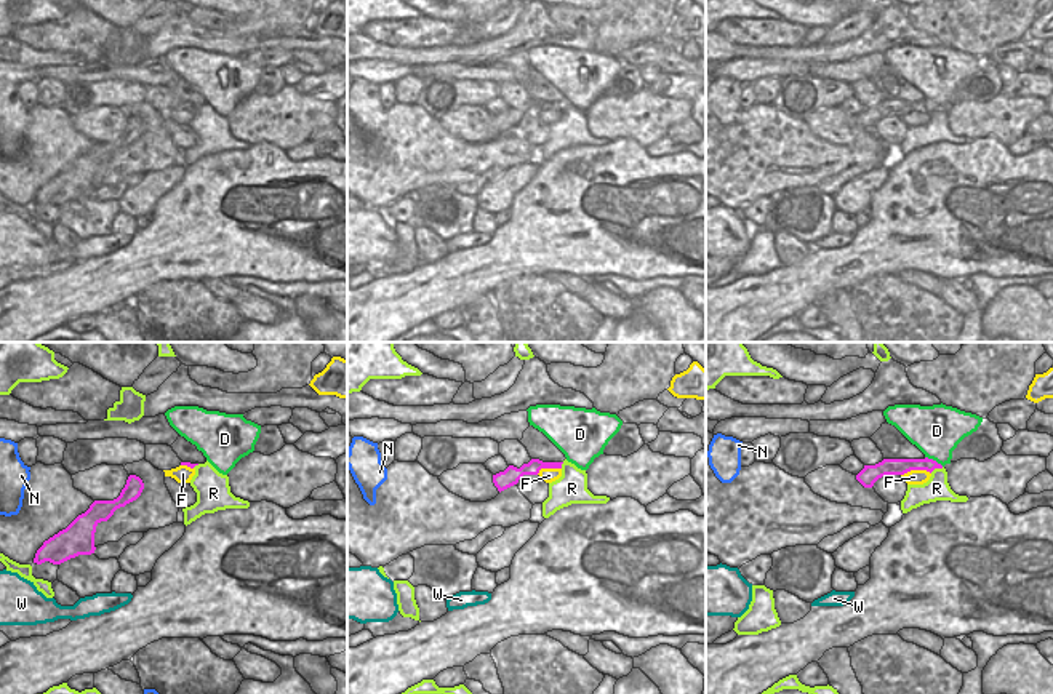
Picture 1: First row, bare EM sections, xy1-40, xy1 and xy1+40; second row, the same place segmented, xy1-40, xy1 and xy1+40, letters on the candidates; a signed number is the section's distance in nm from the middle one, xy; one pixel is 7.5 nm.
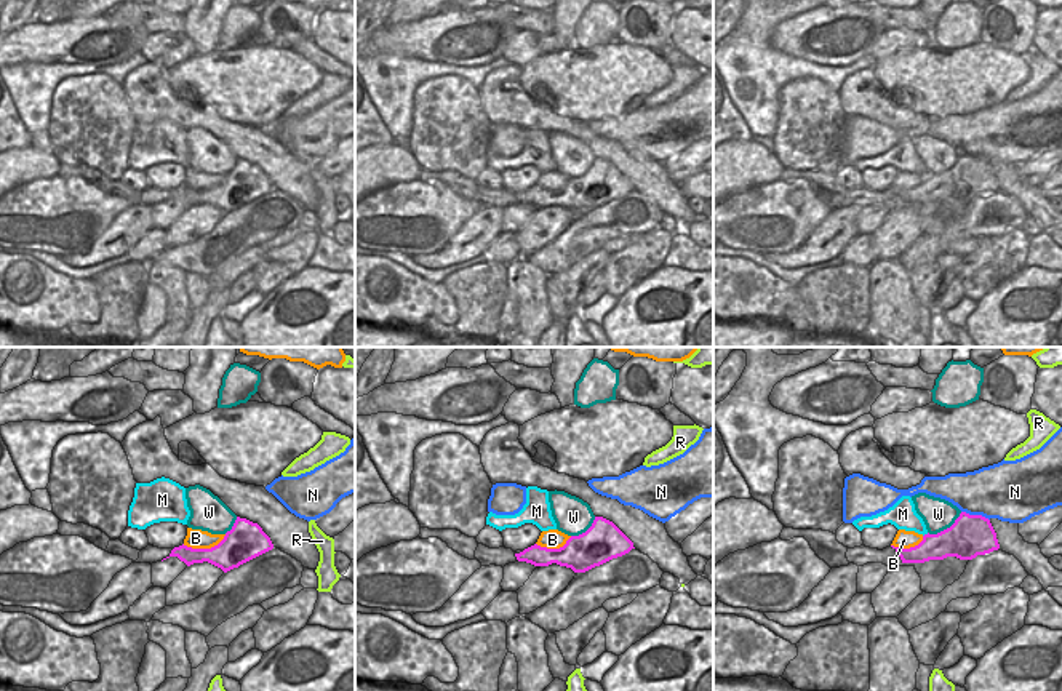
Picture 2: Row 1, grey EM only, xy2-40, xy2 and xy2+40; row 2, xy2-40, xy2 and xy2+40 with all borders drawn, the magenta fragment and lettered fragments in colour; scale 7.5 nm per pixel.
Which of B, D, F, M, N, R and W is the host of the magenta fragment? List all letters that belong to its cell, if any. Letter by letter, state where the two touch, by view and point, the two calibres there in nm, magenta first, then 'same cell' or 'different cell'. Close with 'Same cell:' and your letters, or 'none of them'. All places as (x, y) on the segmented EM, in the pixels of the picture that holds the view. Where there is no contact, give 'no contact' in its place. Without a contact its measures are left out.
B: xy2-40 (203, 549) | 240/140 nm | different cell
D: xy1+40 (935, 461) | 120/380 nm | different cell
F: xy1+40 (916, 469) | 120/120 nm | different cell
M: xy2+40 (925, 535) | 240/200 nm | different cell
N: xy2+40 (976, 515) | 320/400 nm | different cell
R: xy1+40 (936, 467) | 110/190 nm | different cell
W: xy2+40 (947, 528) | 320/240 nm | different cell
Same cell: none of them

